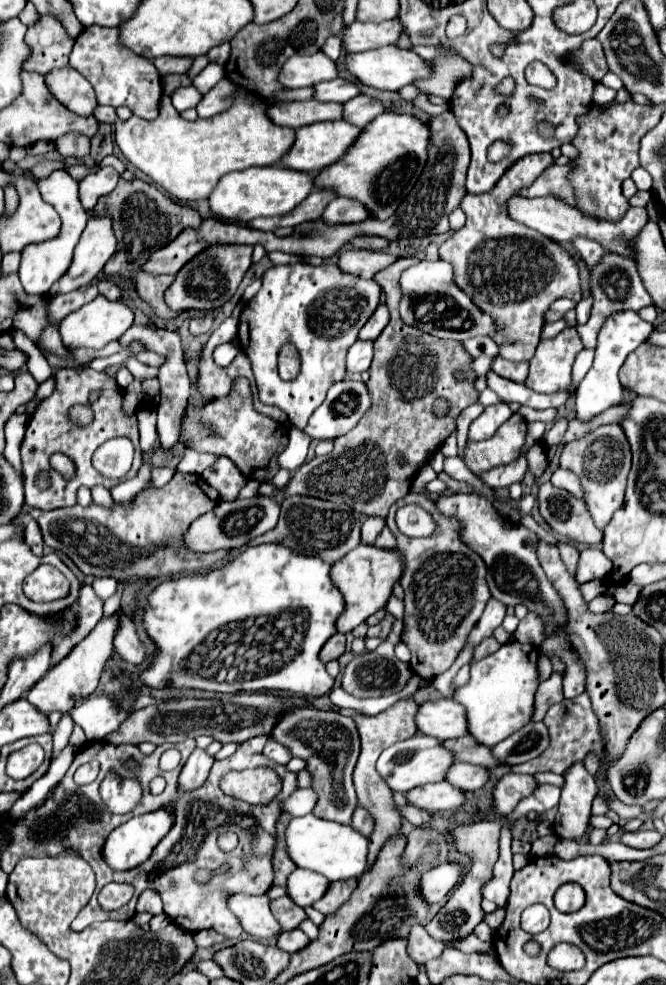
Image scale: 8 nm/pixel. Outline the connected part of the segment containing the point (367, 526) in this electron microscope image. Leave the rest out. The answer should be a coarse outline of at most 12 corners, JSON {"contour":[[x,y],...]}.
{"contour":[[366,517],[362,523],[362,543],[374,545],[386,521]]}

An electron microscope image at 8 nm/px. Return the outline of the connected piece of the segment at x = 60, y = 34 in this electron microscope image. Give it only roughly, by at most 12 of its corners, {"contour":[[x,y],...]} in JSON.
{"contour":[[48,15],[28,27],[24,69],[40,75],[68,65],[74,39]]}

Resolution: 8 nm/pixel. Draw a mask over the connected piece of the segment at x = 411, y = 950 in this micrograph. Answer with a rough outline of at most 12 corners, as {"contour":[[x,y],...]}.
{"contour":[[422,925],[408,933],[408,955],[424,965],[444,945]]}

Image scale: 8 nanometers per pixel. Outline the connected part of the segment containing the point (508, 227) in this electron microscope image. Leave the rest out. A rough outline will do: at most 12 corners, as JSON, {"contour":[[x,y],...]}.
{"contour":[[550,153],[522,157],[440,247],[456,285],[530,361],[556,299],[582,299],[576,261],[512,221],[508,197]]}

